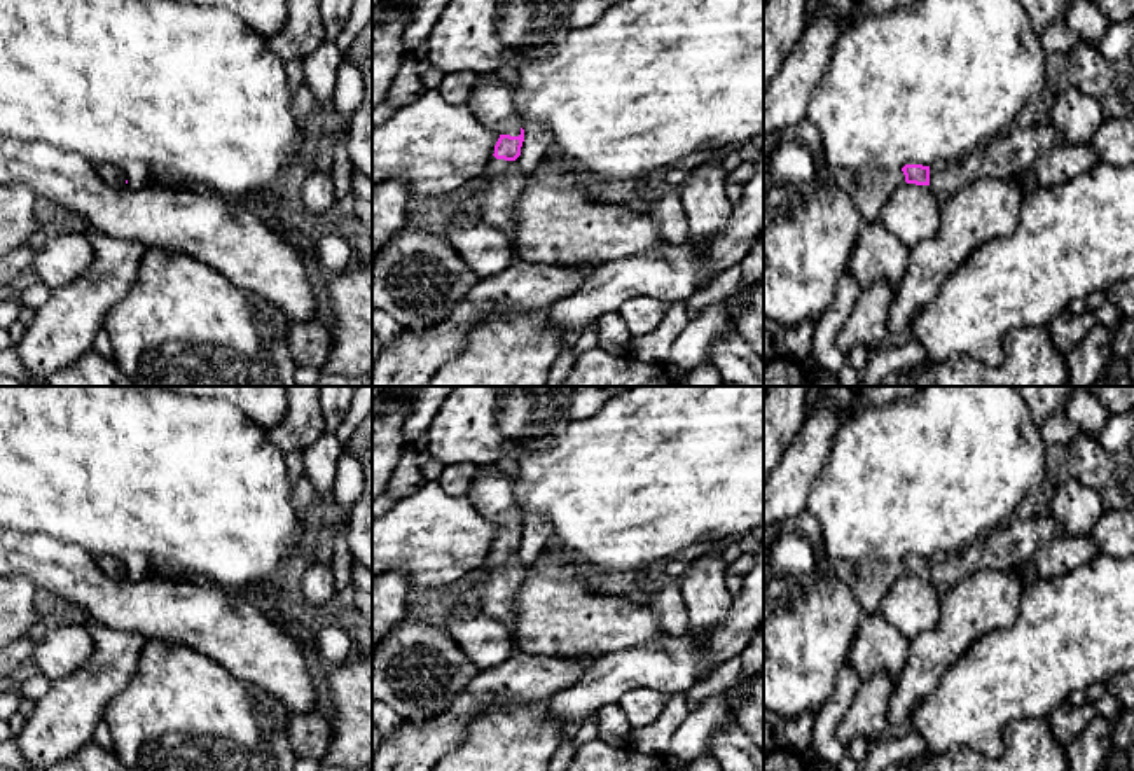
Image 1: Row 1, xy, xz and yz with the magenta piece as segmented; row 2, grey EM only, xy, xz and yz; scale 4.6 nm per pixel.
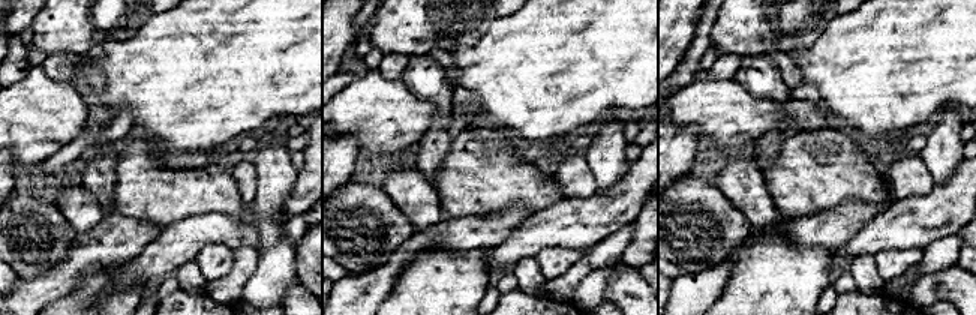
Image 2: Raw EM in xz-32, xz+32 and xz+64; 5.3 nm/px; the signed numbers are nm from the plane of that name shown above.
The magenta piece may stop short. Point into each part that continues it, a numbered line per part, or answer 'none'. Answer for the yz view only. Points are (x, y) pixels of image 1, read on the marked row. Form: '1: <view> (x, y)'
1: yz (1017, 149)
2: yz (872, 187)

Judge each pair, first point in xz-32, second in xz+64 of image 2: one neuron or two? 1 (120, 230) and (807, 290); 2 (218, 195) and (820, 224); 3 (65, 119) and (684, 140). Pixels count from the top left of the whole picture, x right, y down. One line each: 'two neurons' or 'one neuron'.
1: two neurons
2: two neurons
3: two neurons

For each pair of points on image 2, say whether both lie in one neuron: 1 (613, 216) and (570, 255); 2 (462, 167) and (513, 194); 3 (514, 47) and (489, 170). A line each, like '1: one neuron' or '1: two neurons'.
1: two neurons
2: one neuron
3: two neurons

